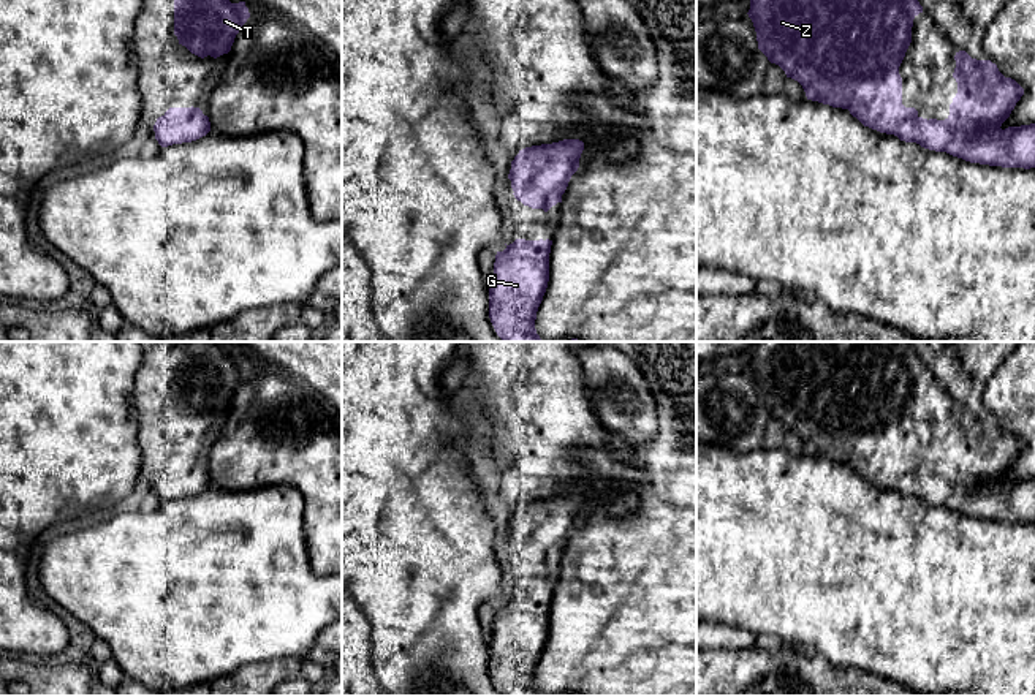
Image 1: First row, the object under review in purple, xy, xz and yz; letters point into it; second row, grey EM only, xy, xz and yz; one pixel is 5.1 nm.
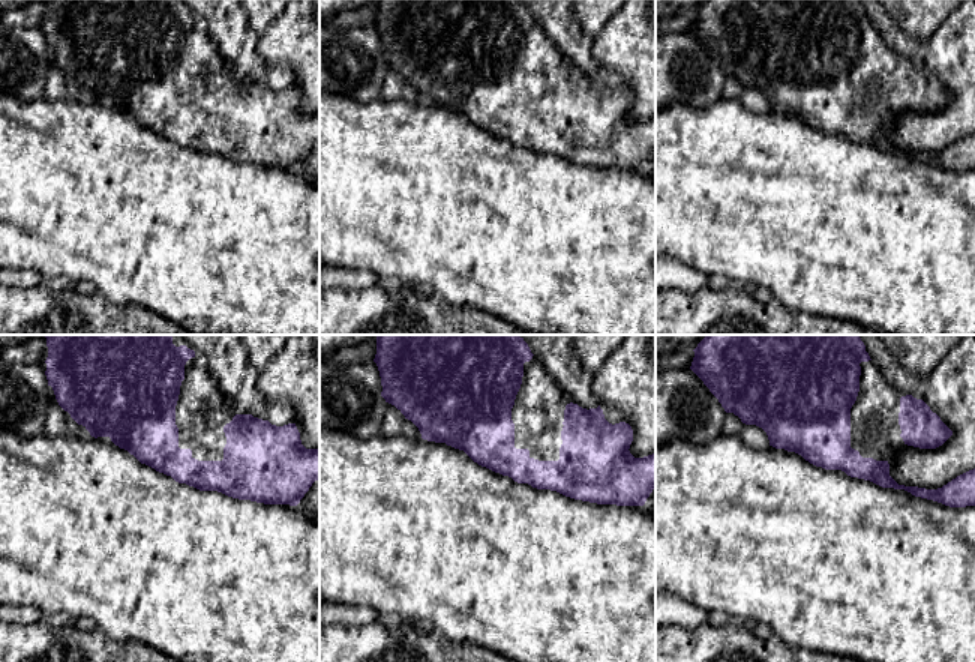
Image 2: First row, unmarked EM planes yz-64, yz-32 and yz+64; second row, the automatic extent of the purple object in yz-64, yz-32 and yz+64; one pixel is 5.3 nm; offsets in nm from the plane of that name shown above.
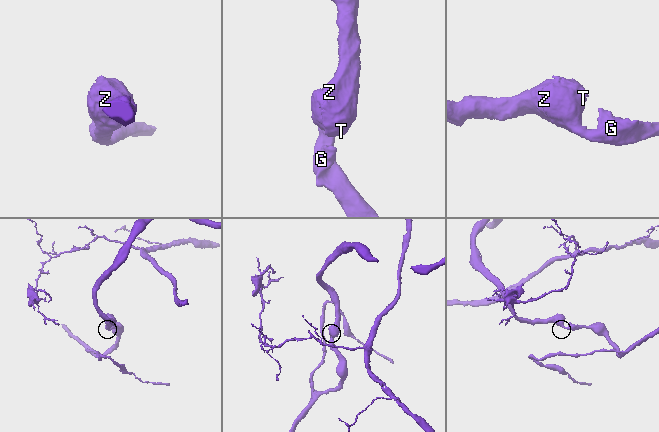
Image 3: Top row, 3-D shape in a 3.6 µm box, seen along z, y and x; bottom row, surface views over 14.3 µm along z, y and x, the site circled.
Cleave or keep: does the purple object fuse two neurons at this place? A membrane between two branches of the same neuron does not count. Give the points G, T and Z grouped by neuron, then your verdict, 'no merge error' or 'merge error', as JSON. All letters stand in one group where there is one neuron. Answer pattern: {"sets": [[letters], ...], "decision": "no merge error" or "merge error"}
{"sets": [["G", "T", "Z"]], "decision": "no merge error"}

